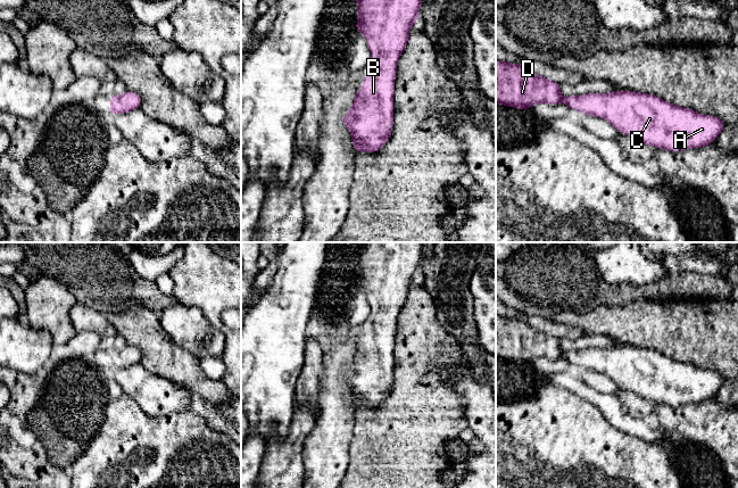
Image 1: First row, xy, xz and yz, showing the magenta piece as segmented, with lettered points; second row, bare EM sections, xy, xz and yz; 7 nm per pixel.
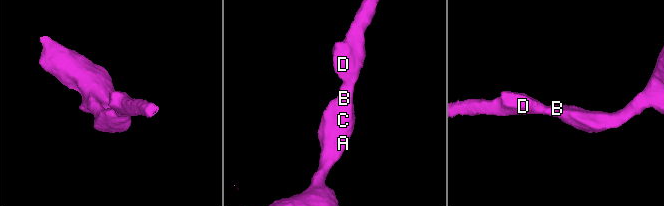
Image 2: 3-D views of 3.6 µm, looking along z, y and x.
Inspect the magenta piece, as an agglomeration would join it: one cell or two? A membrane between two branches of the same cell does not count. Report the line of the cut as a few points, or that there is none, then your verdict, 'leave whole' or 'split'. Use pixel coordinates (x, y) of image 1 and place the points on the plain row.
cut none; leave whole

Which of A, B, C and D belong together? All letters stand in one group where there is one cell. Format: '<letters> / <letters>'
A B C D

